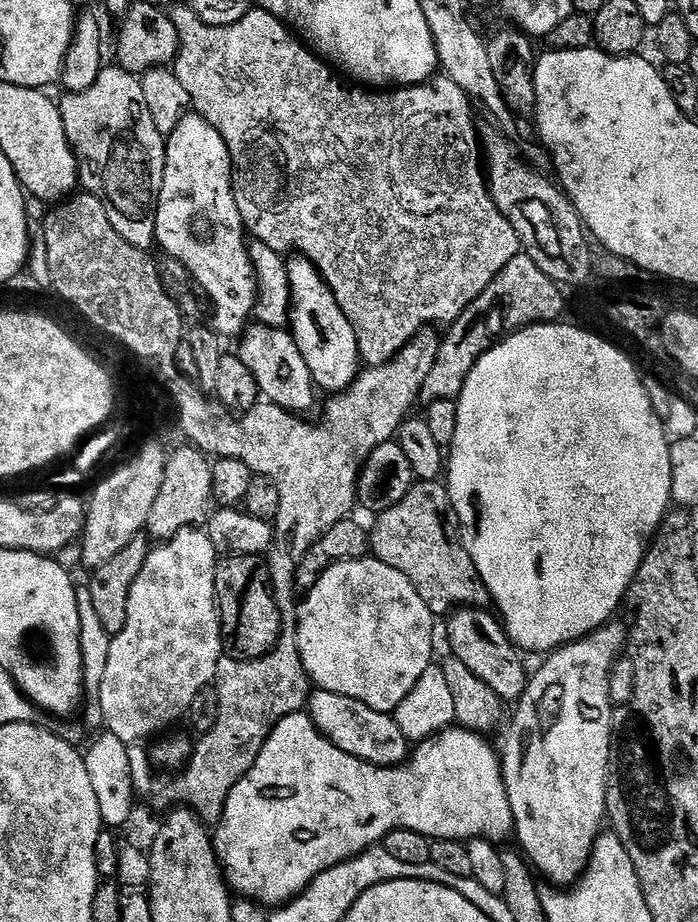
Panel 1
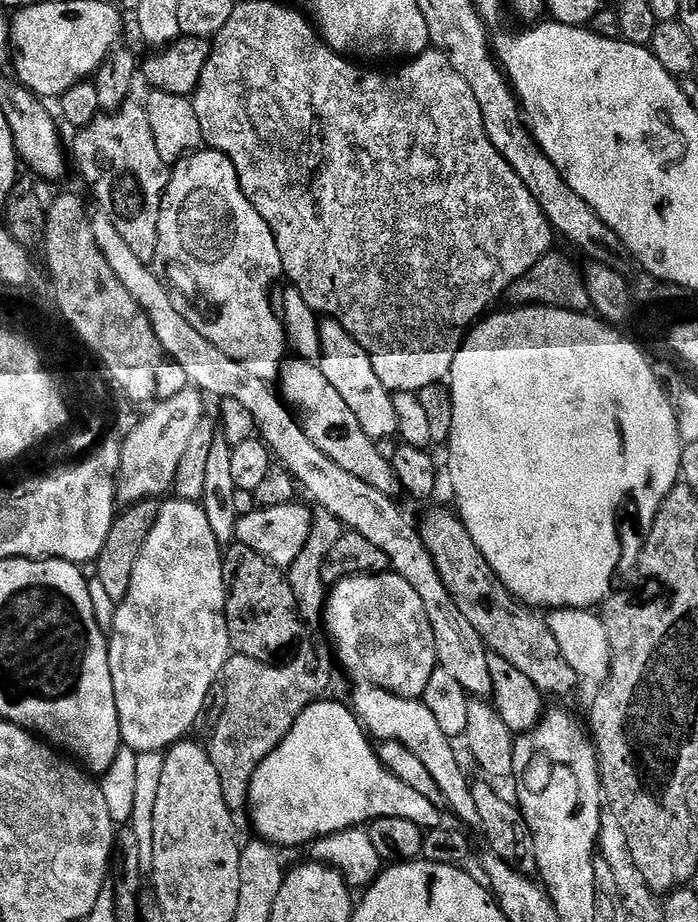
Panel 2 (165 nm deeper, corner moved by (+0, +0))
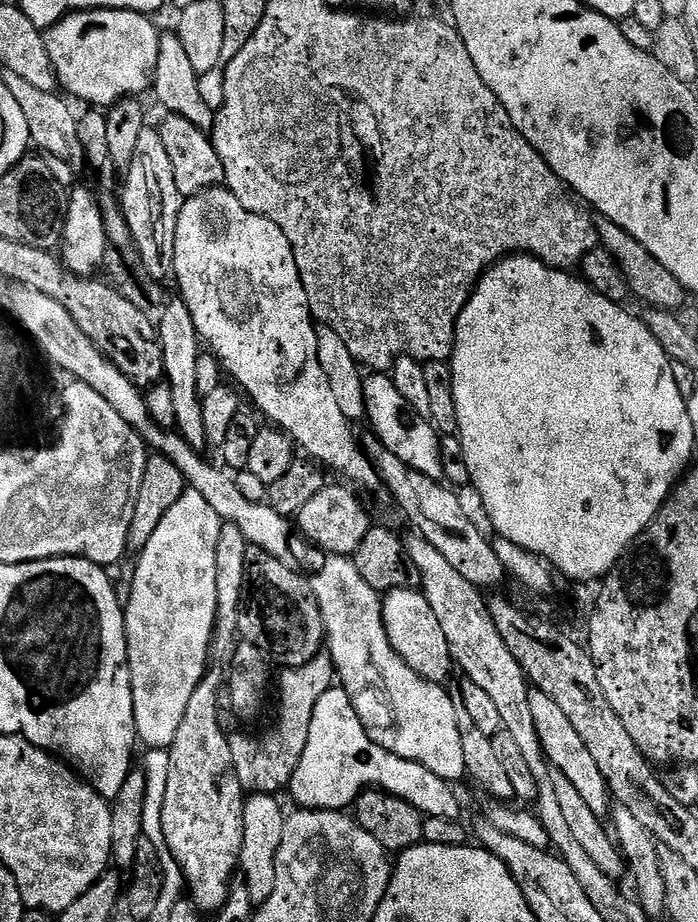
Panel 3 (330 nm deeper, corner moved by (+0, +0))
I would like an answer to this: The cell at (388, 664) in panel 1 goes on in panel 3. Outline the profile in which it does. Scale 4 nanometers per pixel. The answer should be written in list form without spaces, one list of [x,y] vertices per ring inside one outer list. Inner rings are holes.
[[[412,586],[394,589],[383,597],[383,611],[390,646],[422,678],[431,684],[444,684],[447,676],[454,672],[452,655],[448,652],[442,626],[438,626],[438,618],[434,618],[434,610],[430,610],[430,602],[426,602],[423,591]]]

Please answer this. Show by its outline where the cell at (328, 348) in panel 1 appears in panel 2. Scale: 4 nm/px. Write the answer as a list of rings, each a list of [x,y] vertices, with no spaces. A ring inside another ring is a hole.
[[[328,318],[320,326],[320,359],[318,361],[322,374],[326,374],[330,386],[338,390],[340,397],[350,406],[354,418],[358,418],[358,426],[375,442],[397,435],[393,393],[378,382],[378,374],[374,374],[374,366],[362,350],[362,346],[345,328],[334,319]]]

